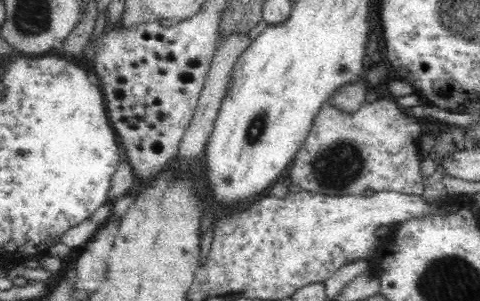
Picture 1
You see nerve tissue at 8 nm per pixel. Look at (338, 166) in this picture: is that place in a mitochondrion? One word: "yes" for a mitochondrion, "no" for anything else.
yes

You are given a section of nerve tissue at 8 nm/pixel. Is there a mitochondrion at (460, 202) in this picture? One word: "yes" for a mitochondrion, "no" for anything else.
no

